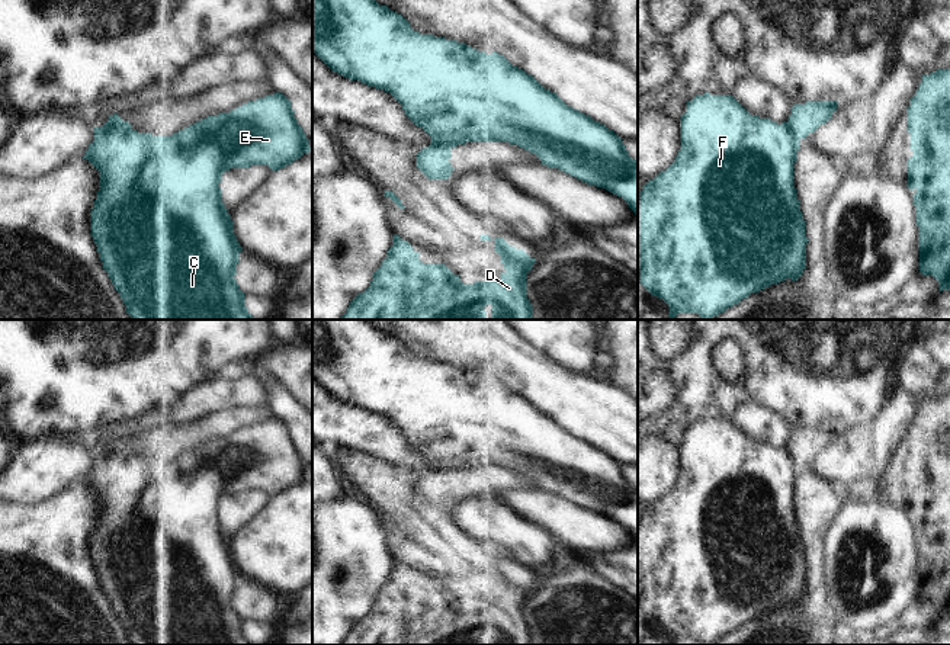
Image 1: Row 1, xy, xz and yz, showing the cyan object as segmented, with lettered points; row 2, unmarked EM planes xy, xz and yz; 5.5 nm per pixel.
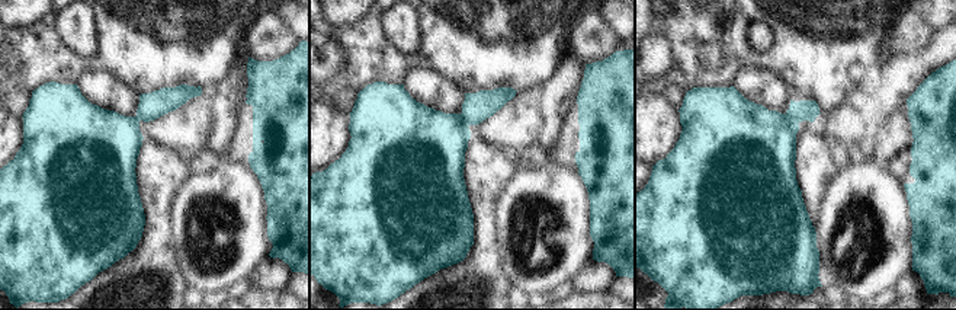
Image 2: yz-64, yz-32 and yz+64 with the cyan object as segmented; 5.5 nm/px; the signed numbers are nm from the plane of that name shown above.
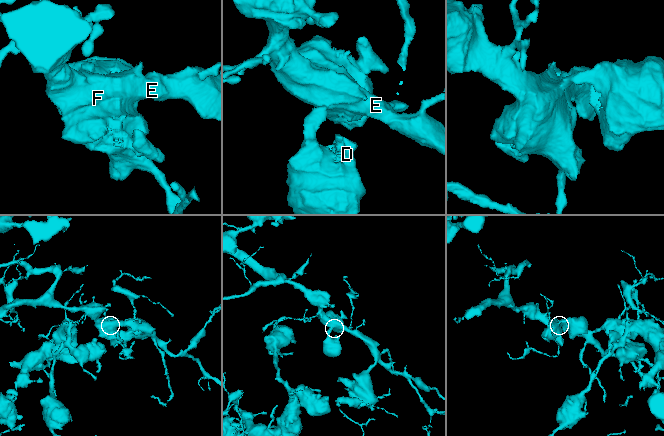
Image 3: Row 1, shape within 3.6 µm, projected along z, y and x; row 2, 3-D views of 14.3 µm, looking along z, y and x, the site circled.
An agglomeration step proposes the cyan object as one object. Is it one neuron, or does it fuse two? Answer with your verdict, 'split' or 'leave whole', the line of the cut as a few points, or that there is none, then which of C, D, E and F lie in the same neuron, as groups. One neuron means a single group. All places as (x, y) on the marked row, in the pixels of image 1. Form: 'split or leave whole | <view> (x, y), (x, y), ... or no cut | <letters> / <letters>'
split | xy (124, 122), (103, 125) | C E F / D

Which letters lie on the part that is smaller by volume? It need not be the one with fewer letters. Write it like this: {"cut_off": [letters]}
{"cut_off": ["D"]}

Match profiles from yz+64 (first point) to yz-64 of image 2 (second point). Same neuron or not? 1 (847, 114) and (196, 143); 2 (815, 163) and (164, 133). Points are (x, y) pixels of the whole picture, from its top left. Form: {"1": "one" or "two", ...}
{"1": "one", "2": "two"}

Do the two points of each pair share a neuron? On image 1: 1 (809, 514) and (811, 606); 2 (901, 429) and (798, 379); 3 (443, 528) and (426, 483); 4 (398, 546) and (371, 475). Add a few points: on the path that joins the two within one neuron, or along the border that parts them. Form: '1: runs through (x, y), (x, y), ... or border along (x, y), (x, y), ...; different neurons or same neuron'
1: runs through (814, 538), (815, 583); same neuron
2: border along (896, 385), (882, 408); different neurons
3: border along (417, 477), (416, 491), (424, 500), (448, 504); different neurons
4: border along (404, 533), (419, 545); different neurons

